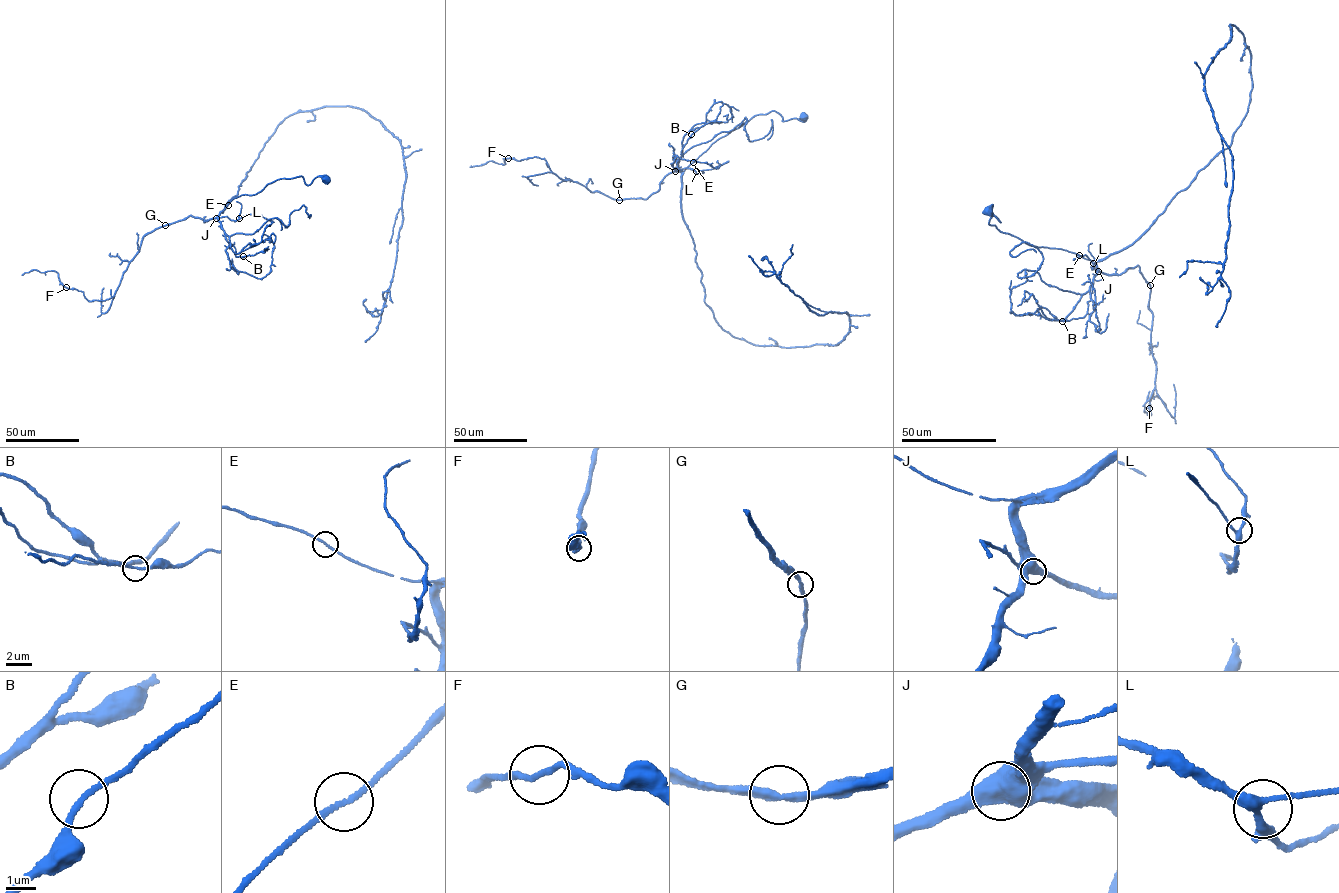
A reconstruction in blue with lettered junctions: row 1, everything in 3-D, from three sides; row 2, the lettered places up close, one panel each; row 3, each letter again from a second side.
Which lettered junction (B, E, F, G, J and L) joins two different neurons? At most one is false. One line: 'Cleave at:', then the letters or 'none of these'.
Cleave at: none of these

